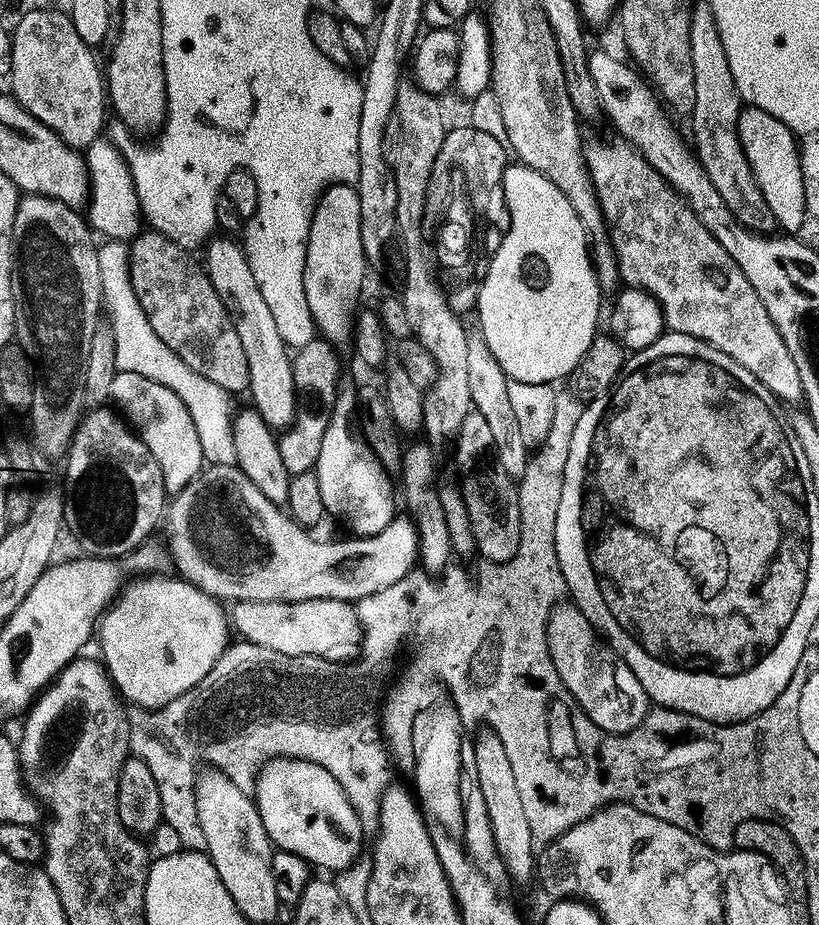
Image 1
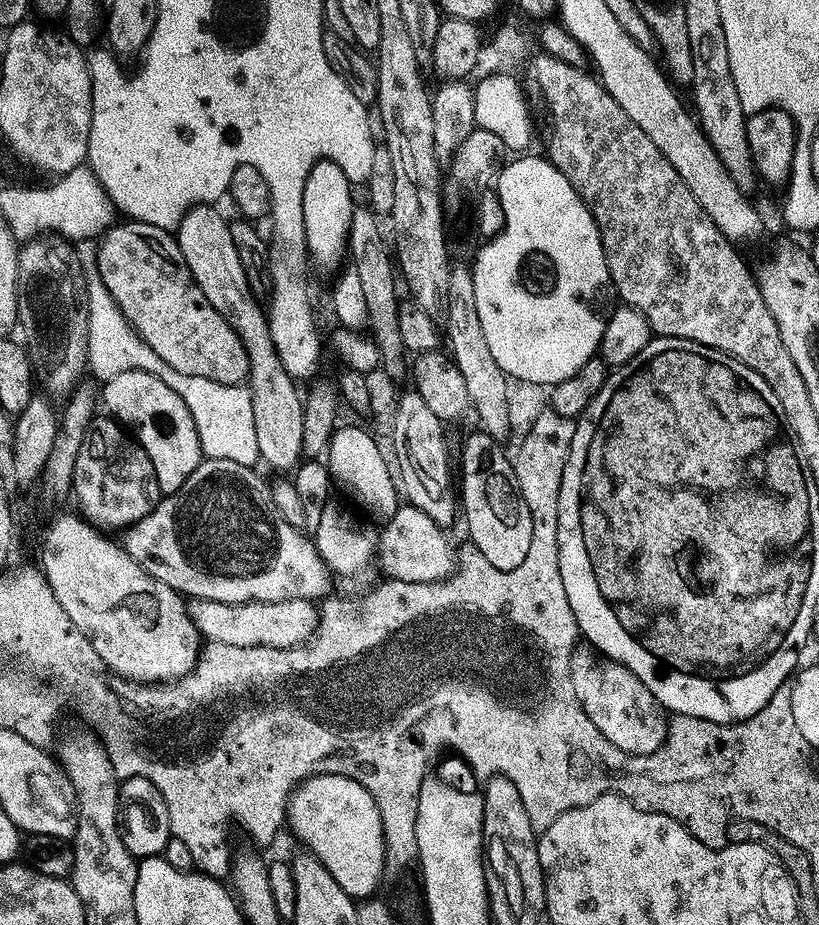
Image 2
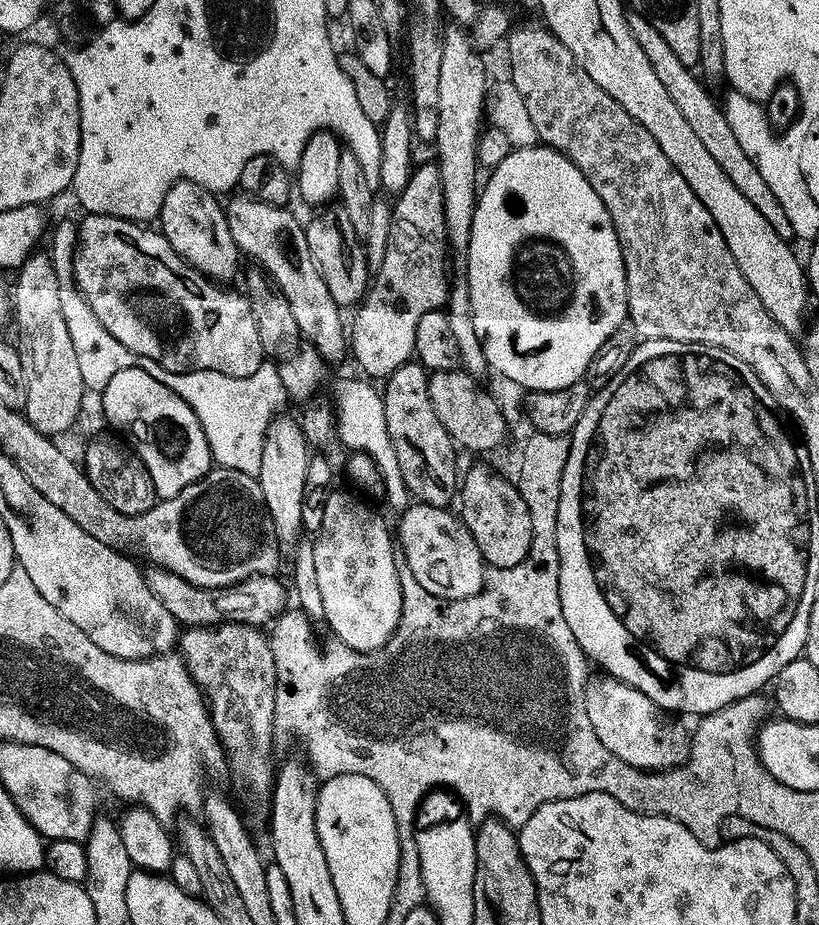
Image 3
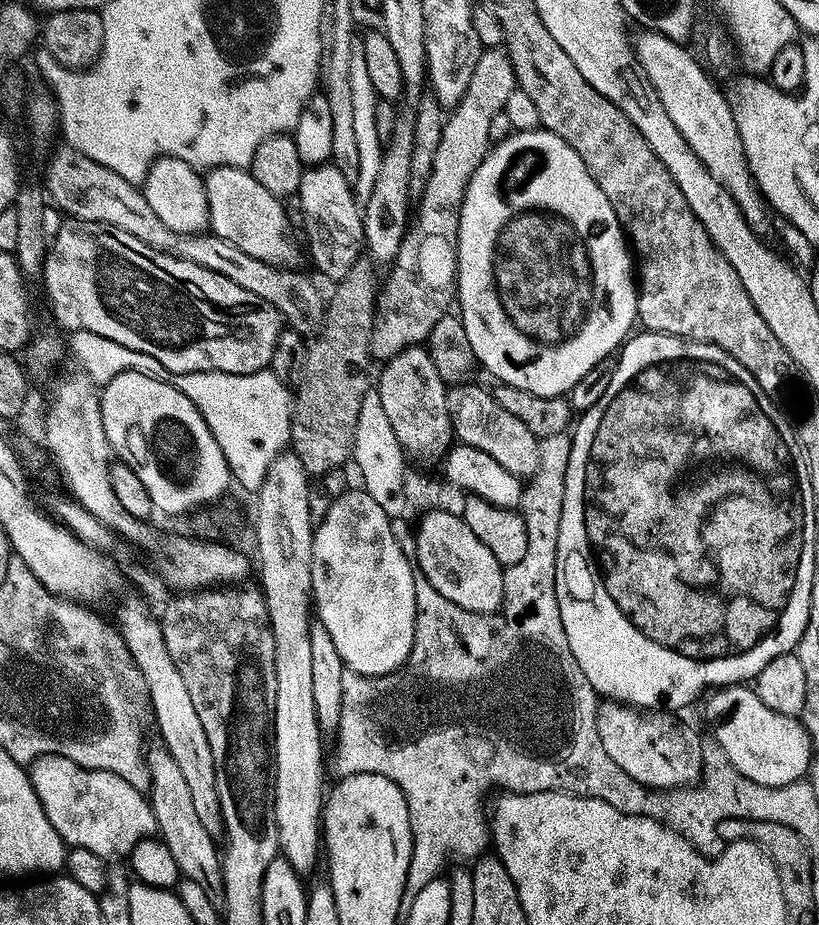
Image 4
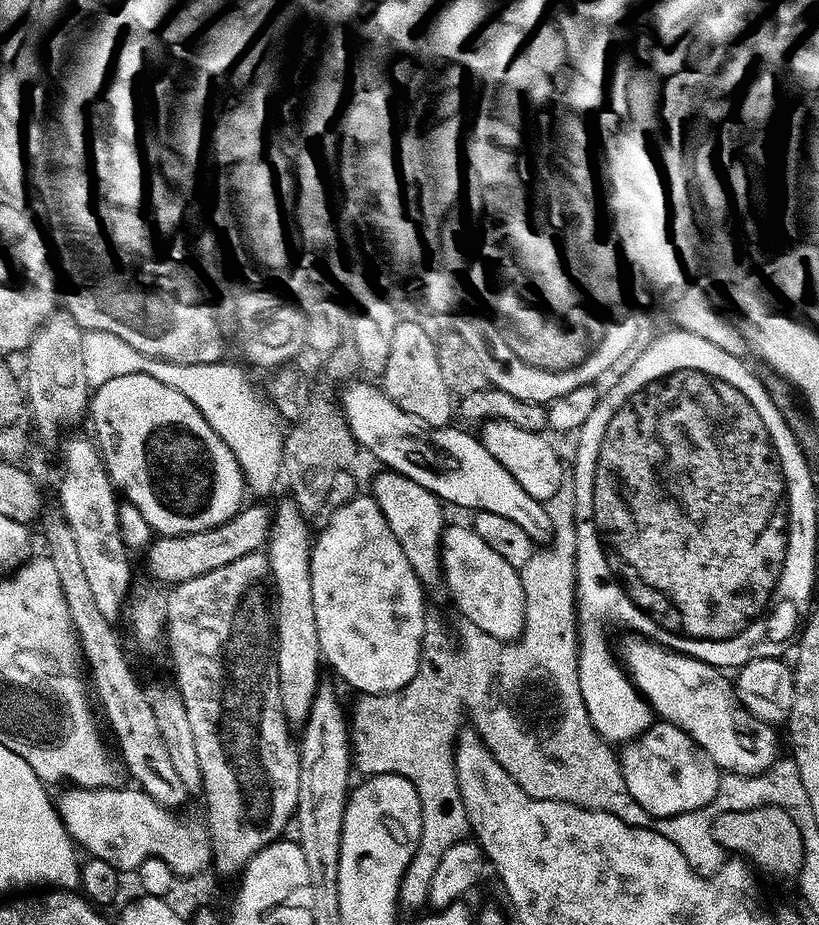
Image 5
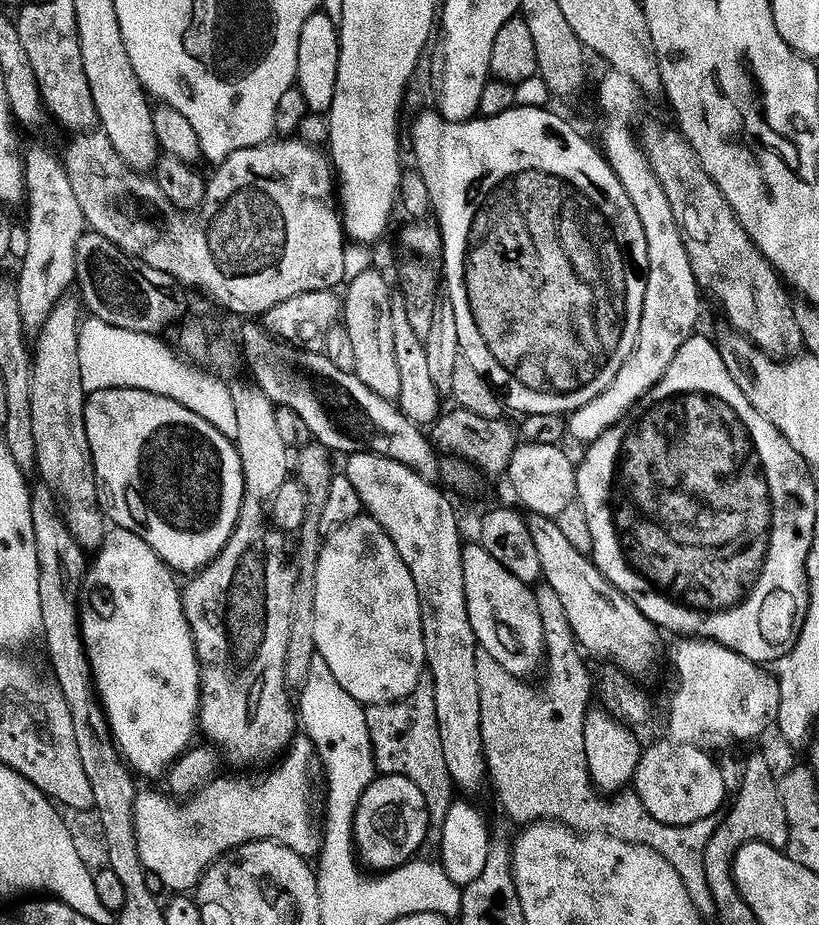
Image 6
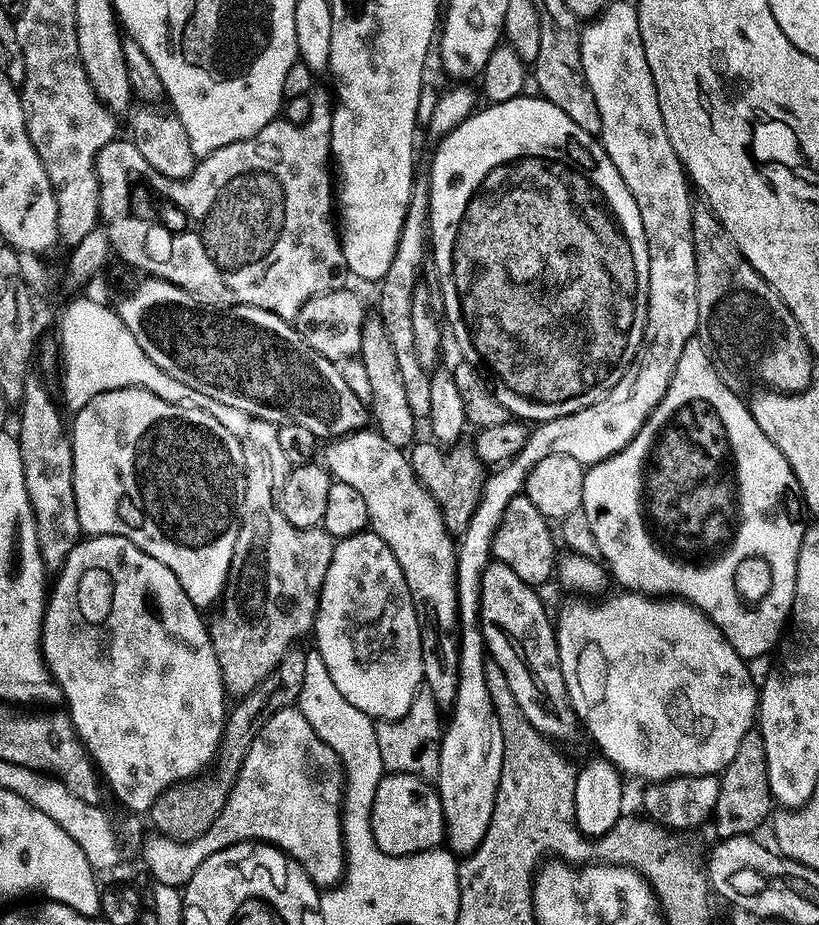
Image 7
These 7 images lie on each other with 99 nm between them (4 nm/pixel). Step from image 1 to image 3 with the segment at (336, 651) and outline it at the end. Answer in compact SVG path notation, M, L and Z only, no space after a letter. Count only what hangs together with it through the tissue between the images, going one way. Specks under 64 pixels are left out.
M149 567L146 575L150 590L158 600L170 610L177 625L202 628L217 624L250 624L253 626L271 625L285 615L284 607L290 600L290 592L271 576L251 576L241 584L231 584L229 588L203 588L178 578L178 574L167 572L165 568Z

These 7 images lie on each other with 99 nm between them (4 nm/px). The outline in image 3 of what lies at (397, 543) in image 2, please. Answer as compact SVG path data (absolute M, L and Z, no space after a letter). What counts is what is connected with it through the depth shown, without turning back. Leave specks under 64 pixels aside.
M419 502L409 503L403 512L399 513L400 536L398 532L398 548L402 553L402 560L406 563L407 571L418 578L422 590L430 590L443 600L465 600L474 594L478 594L484 588L486 565L470 530L464 524L463 519L455 511L448 508L439 508Z

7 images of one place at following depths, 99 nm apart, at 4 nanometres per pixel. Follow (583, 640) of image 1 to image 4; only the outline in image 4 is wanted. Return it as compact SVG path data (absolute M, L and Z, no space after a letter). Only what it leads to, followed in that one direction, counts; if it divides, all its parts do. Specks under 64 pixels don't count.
M604 702L596 710L598 738L602 738L606 754L643 788L687 788L699 781L704 770L705 745L700 744L699 734L676 716L668 710L633 710Z

